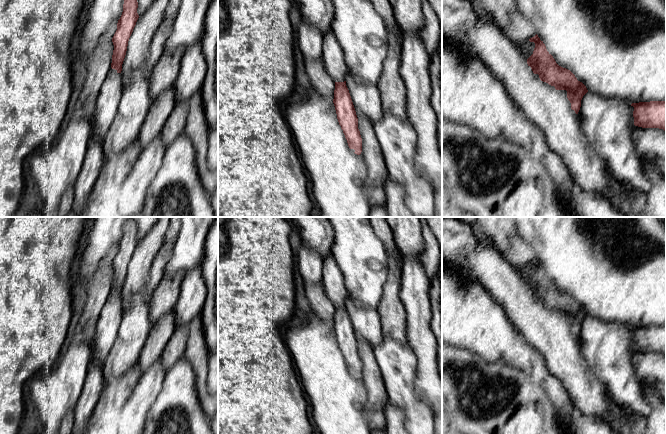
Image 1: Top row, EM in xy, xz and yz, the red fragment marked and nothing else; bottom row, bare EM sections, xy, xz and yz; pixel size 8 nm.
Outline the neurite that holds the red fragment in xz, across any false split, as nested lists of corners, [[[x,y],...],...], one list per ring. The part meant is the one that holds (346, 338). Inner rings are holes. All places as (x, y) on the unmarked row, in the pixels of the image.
[[[346,305],[335,306],[334,323],[337,343],[350,373],[355,374],[355,378],[362,376],[362,362],[358,353],[358,342],[356,335],[346,310]]]

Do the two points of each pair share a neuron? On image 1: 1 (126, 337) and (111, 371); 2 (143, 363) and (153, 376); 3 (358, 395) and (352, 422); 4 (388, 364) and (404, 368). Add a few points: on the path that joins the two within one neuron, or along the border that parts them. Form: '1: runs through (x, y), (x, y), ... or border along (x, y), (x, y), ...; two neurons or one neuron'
1: runs through (126, 345), (126, 350), (117, 363); one neuron
2: border along (159, 358), (142, 373); two neurons
3: runs through (352, 402), (352, 415); one neuron
4: runs through (392, 364), (396, 364), (400, 368); one neuron

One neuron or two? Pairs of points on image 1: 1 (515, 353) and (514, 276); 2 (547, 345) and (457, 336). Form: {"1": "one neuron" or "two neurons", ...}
{"1": "two neurons", "2": "two neurons"}

